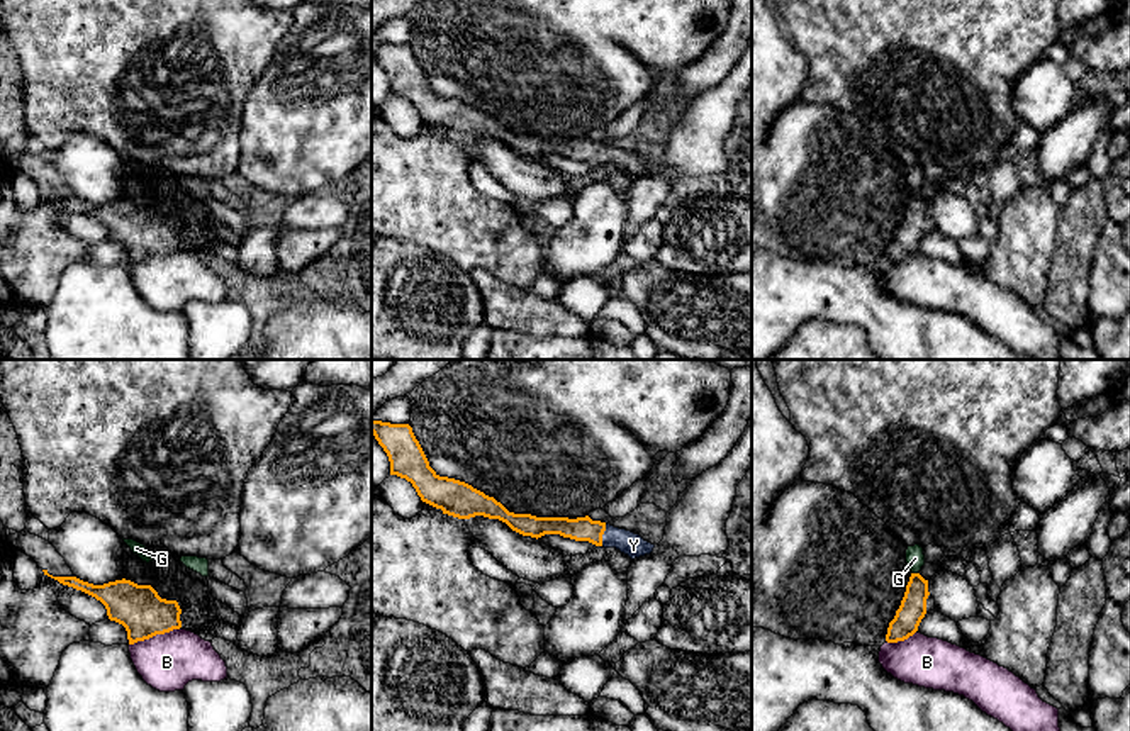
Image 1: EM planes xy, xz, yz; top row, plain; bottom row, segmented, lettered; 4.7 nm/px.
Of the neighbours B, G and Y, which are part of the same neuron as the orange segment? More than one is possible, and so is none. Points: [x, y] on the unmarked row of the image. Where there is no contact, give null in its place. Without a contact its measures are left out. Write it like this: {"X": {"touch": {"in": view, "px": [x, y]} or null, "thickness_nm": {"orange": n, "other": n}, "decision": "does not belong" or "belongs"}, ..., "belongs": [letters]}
{"B": {"touch": {"in": "xy", "px": [153, 255]}, "thickness_nm": {"orange": 220, "other": 280}, "decision": "does not belong"}, "G": {"touch": {"in": "yz", "px": [915, 194]}, "thickness_nm": {"orange": 130, "other": 90}, "decision": "does not belong"}, "Y": {"touch": {"in": "xz", "px": [601, 155]}, "thickness_nm": {"orange": 110, "other": 110}, "decision": "belongs"}, "belongs": ["Y"]}

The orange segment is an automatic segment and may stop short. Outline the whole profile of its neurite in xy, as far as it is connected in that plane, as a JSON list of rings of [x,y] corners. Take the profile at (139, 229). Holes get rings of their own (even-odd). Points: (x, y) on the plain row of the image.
[[[42,190],[42,192],[44,192],[44,195],[58,200],[59,204],[73,207],[76,210],[81,210],[81,212],[95,217],[97,220],[100,220],[107,229],[109,239],[115,241],[115,243],[119,243],[119,244],[122,244],[126,248],[129,265],[134,265],[137,261],[149,259],[149,258],[153,258],[156,254],[165,254],[165,253],[170,253],[173,249],[182,248],[182,241],[180,241],[182,229],[180,229],[178,222],[161,219],[158,215],[158,212],[151,205],[137,205],[137,204],[134,204],[131,200],[126,200],[126,198],[109,202],[109,204],[103,204],[103,205],[93,205],[93,204],[83,202],[83,200],[80,200],[76,197],[53,197],[53,195],[48,193],[48,190]]]

